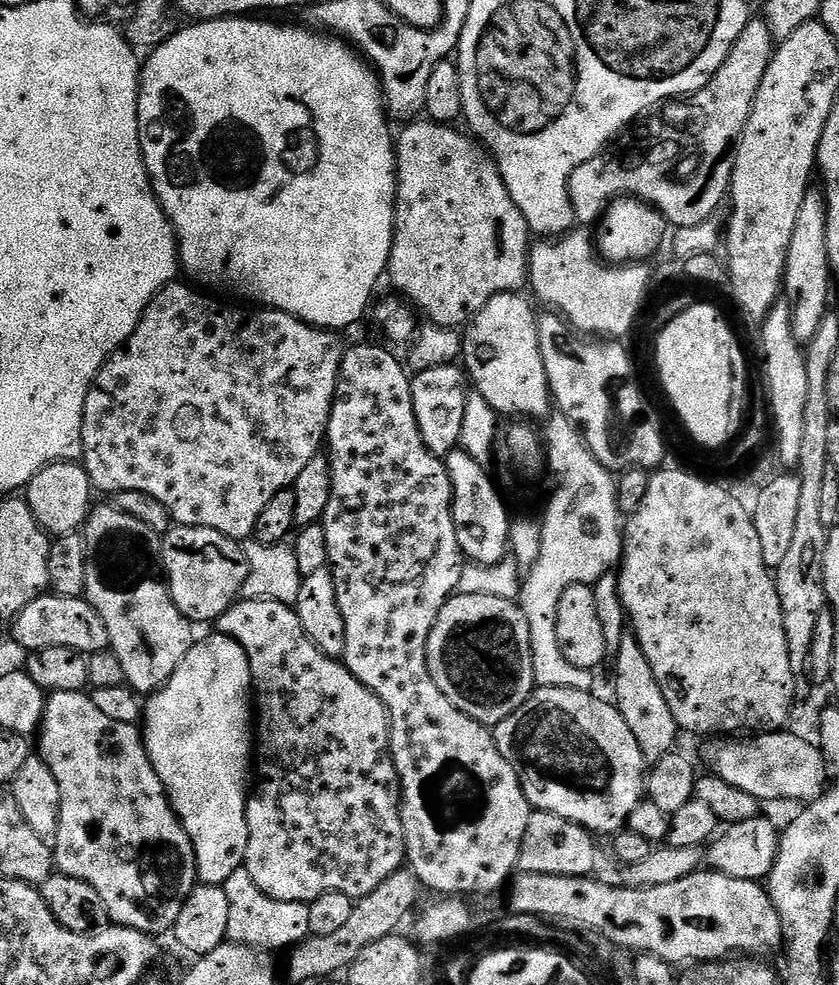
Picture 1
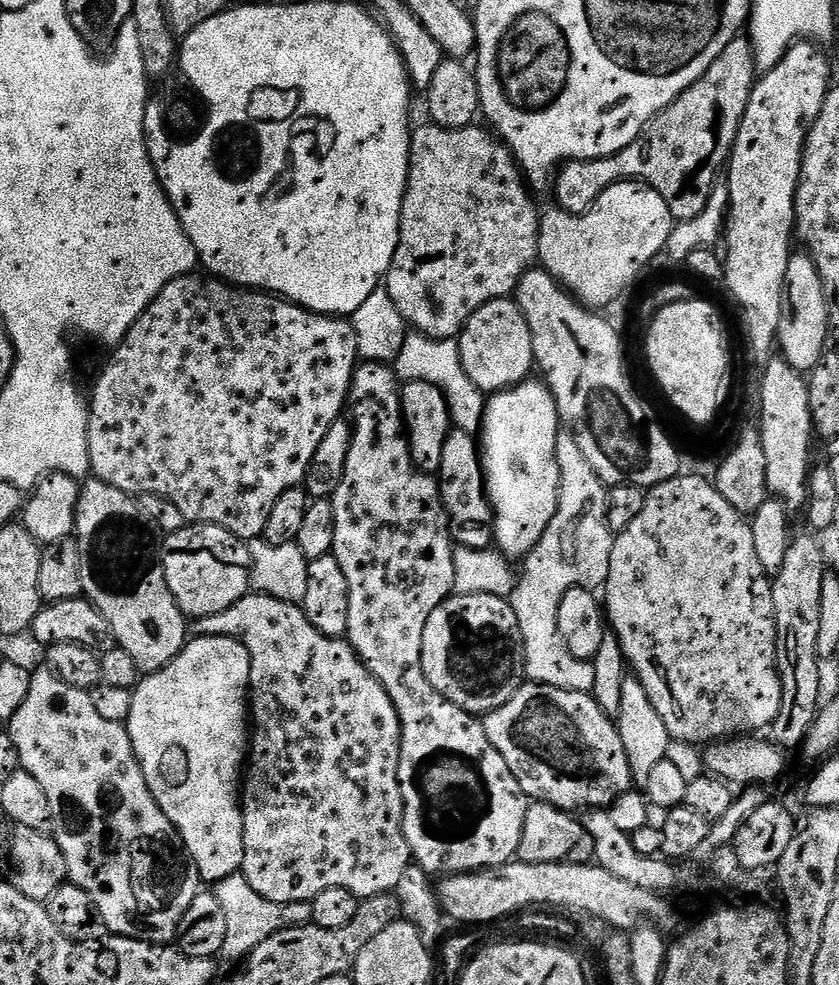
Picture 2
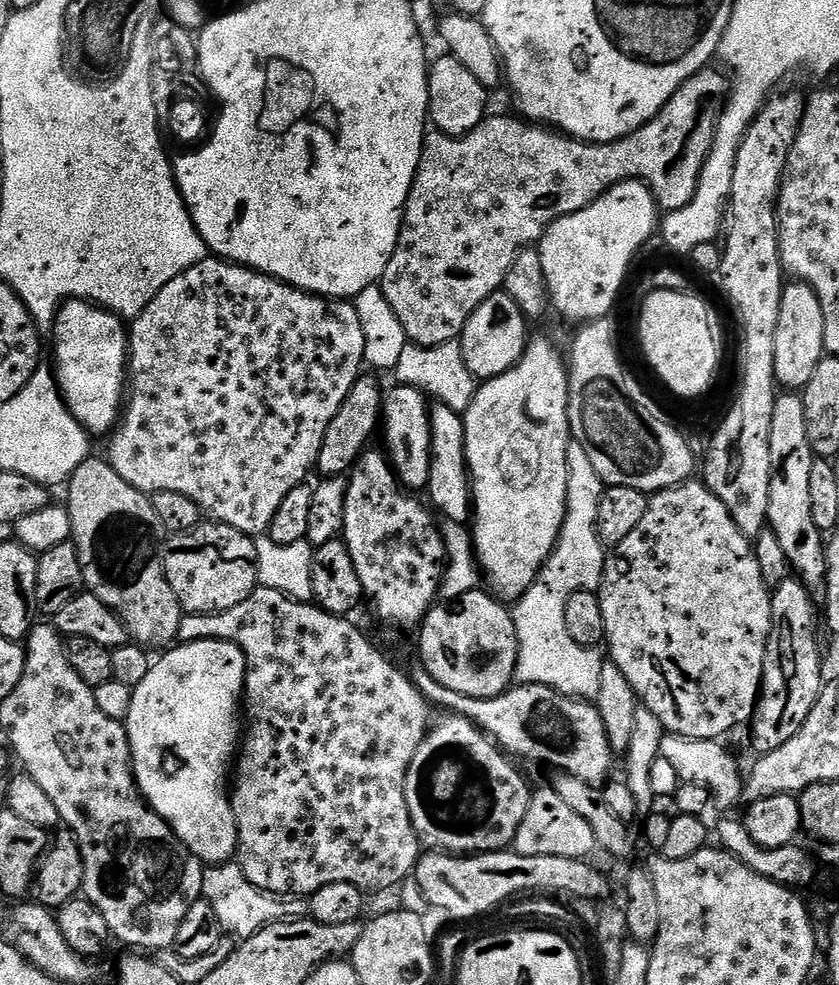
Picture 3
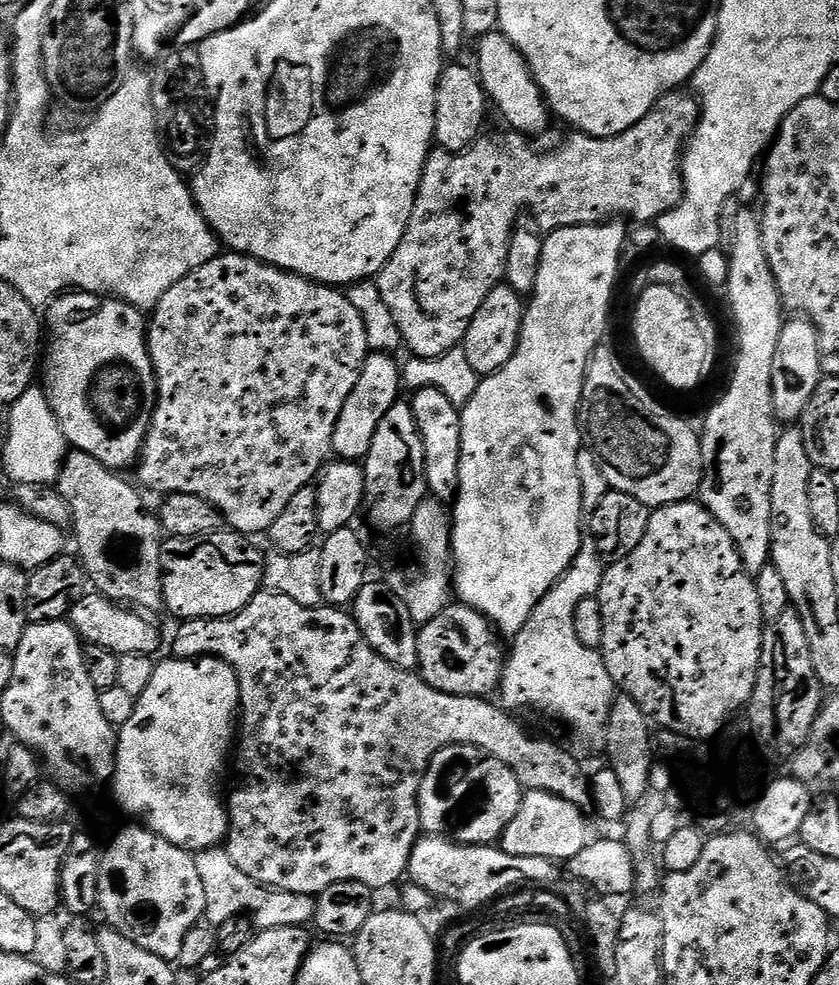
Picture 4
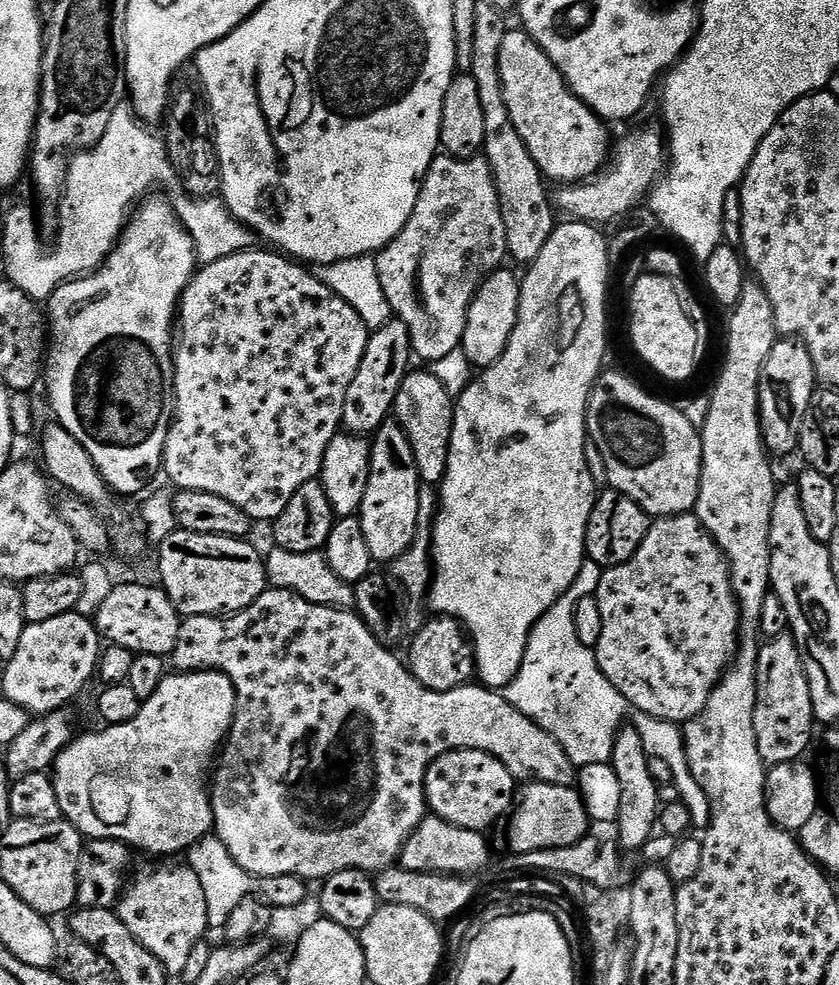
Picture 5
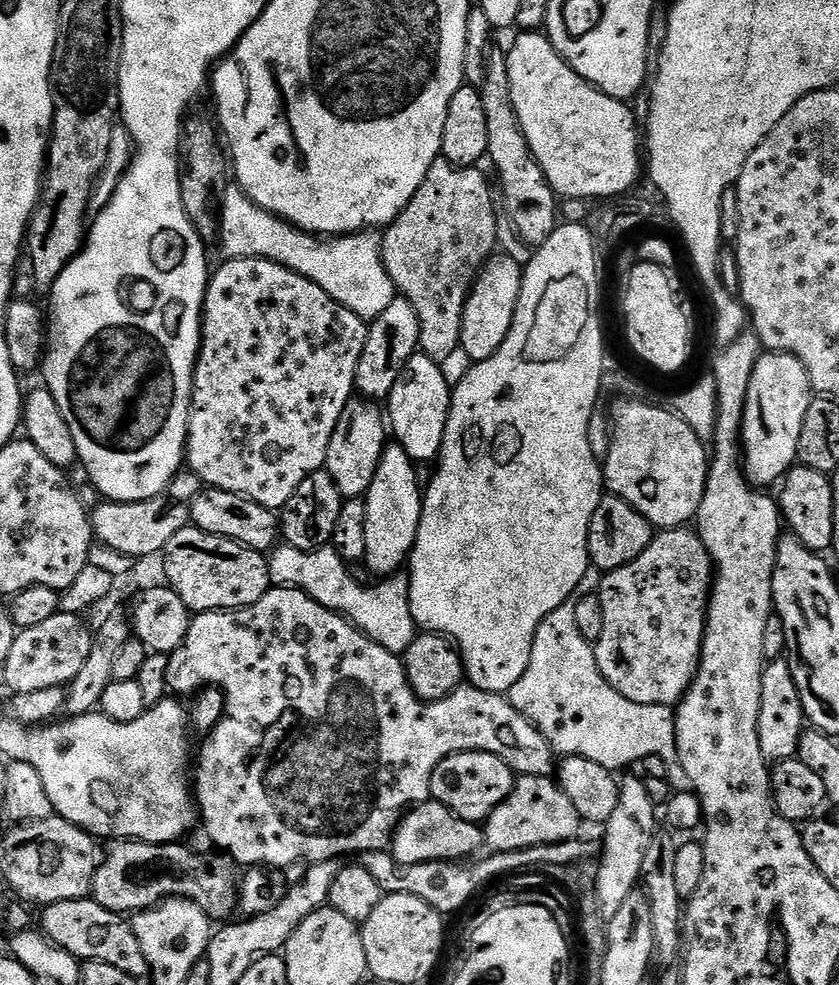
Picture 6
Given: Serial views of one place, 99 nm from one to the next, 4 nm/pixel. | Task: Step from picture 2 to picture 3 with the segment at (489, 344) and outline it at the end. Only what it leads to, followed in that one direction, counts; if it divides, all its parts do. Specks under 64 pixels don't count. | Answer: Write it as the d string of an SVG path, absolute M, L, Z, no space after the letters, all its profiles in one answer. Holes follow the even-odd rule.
M503 290L486 298L486 302L482 302L482 306L478 306L478 310L474 310L474 314L470 314L470 322L466 322L458 343L466 358L466 366L470 366L477 381L493 380L495 376L506 374L506 370L513 368L524 357L524 349L527 348L530 339L527 323L529 324L529 321L518 306L518 302L514 302L514 298L510 298Z

